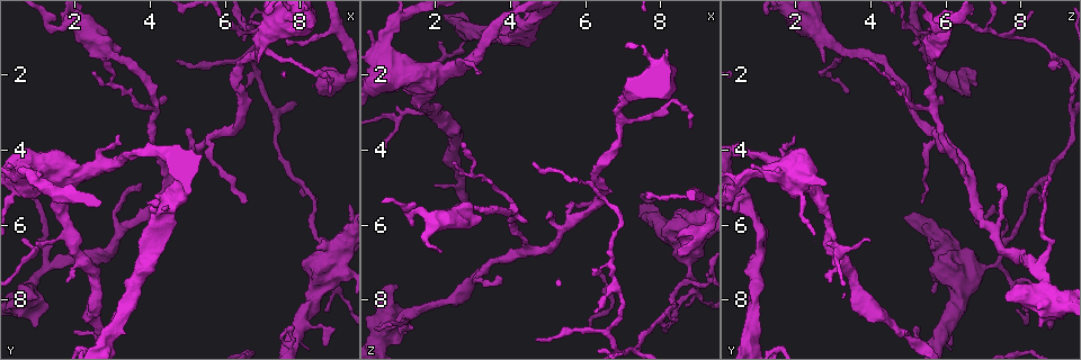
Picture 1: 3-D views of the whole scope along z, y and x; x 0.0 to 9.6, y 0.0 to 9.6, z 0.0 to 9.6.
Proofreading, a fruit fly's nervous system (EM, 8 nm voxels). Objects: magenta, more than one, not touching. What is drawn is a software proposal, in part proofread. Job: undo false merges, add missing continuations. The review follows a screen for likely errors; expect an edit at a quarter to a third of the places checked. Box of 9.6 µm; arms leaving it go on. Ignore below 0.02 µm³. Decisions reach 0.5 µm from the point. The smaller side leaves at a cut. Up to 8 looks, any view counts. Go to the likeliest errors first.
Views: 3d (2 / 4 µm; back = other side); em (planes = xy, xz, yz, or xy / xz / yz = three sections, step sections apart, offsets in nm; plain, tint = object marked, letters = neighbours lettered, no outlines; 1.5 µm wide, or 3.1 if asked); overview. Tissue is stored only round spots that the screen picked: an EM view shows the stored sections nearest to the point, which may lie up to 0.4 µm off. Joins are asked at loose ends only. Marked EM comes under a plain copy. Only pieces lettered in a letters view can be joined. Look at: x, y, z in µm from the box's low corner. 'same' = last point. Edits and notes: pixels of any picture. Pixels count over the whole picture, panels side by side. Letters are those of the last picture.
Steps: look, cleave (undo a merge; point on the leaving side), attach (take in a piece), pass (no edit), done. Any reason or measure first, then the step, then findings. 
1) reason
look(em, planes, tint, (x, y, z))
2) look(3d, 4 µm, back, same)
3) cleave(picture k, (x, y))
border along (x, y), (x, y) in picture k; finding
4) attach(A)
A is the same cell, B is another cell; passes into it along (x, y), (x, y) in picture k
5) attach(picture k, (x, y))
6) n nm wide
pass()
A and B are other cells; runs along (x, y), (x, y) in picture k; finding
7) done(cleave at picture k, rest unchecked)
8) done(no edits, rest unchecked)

an open end
look(em, planes, letters, (1.75, 7.55, 2.95))

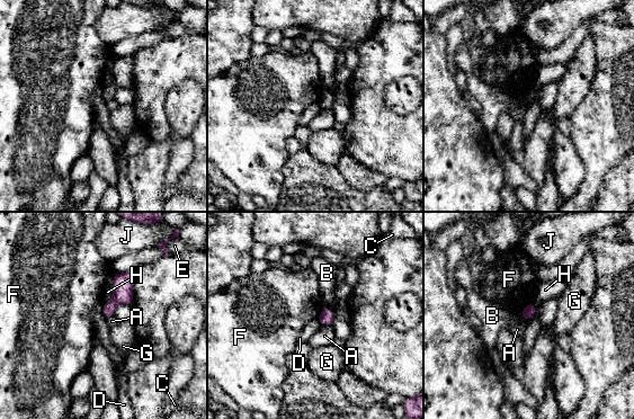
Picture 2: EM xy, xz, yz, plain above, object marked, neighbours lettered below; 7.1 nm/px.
pass()
A, B, C, D, E, F, G, H and J are other cells; border along (535, 305), (535, 312), (527, 321) in picture 2; no lettered piece goes on from it

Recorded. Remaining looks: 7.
branch stops here
look(em, xz, step 4, letters, (8.40, 2.25, 6.30))

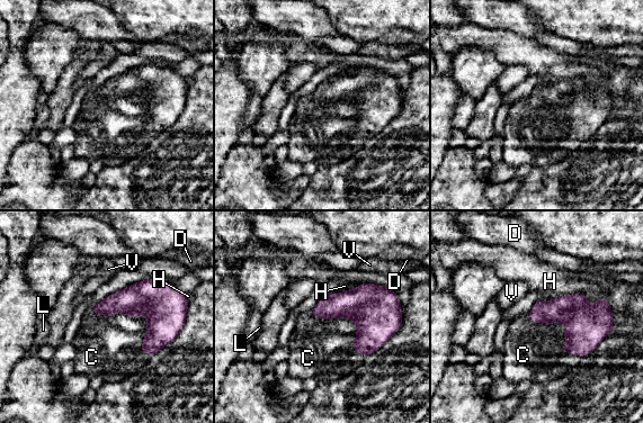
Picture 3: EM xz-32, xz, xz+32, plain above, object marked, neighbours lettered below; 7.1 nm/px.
another direction
look(em, planes, letters, same)

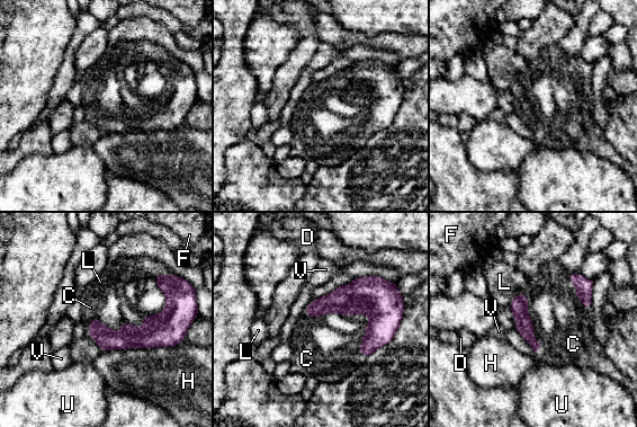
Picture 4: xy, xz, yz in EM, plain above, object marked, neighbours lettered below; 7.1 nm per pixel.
H touches over 420 nm
attach(C)
C is the same cell, D, F, H, L, U and V are other cells; the neuron continues

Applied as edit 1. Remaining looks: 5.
sudden change in width
look(3d, 2 µm, (8.80, 7.15, 7.25))

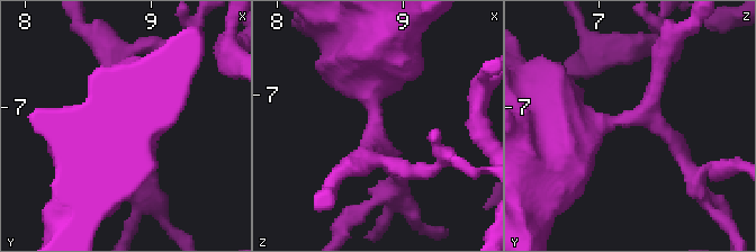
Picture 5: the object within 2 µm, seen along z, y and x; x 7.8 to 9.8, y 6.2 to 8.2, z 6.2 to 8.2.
4 arms
look(em, yz, step 8, tint, (8.74, 7.08, 7.32))

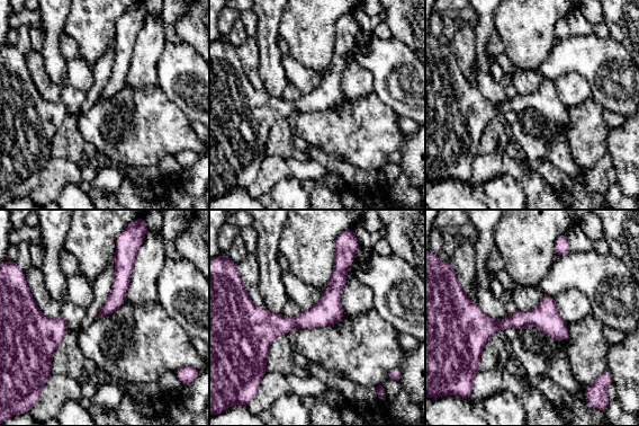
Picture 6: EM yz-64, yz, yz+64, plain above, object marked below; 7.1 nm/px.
what lies round it
look(em, yz, step 8, letters, same)

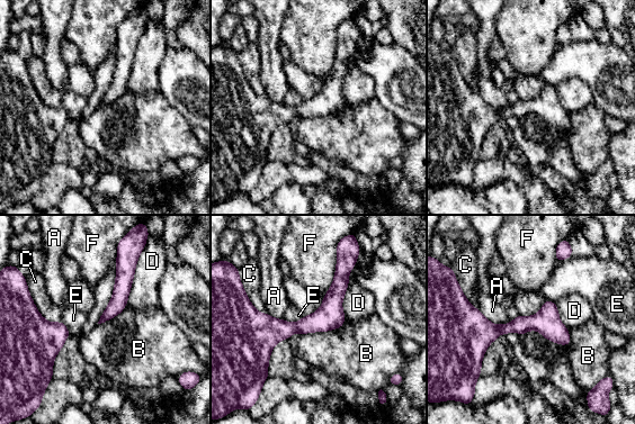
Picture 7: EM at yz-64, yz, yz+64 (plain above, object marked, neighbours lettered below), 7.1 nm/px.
pass()
A, B, C, D, E and F are other cells; runs along (350, 264), (313, 323), (251, 317) in picture 7; all the same neuron

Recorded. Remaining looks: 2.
done(attach at picture 4, rest unchecked)

